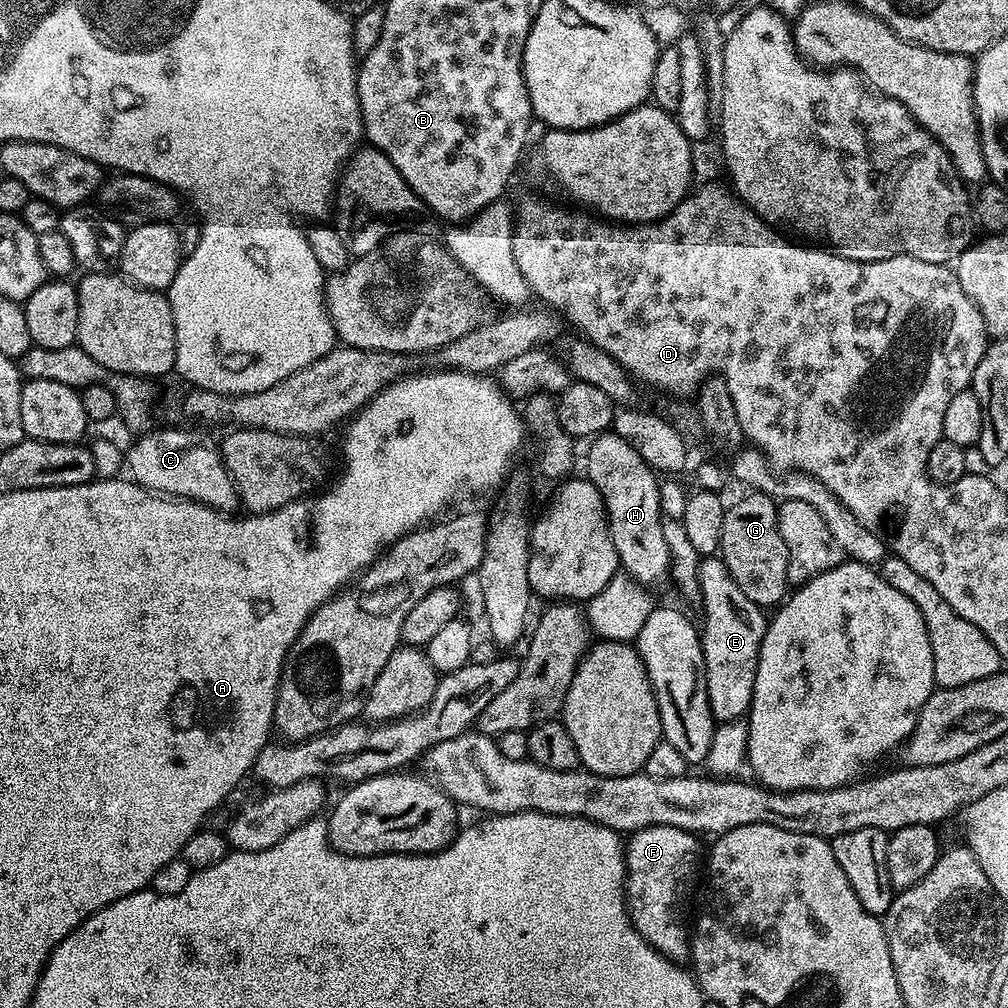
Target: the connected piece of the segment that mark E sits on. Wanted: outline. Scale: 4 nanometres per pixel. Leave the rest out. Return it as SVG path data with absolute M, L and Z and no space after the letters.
M719 555L701 559L698 582L700 604L702 609L704 608L700 645L704 651L706 692L710 698L712 719L725 724L747 717L752 706L754 678L766 627L766 612L754 602L750 602L746 594L742 594L738 582L734 582L730 570Z

